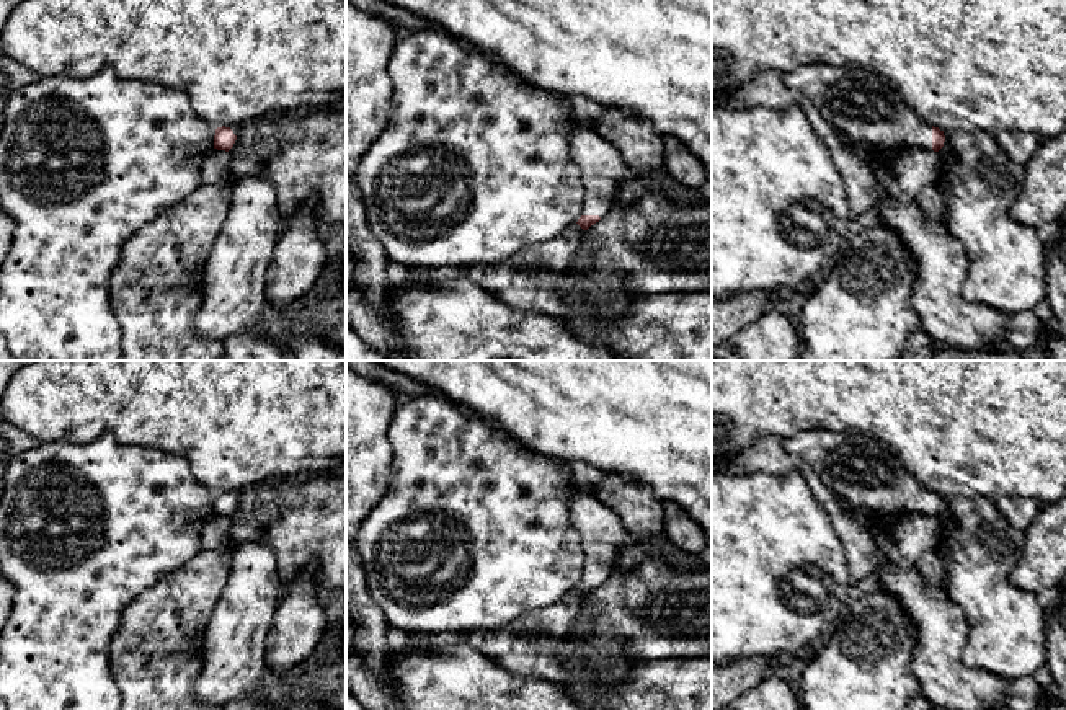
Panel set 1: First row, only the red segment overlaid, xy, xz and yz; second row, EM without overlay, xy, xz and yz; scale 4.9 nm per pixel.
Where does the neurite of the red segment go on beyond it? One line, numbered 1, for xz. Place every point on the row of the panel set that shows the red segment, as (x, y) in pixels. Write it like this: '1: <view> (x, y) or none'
1: xz (603, 168)

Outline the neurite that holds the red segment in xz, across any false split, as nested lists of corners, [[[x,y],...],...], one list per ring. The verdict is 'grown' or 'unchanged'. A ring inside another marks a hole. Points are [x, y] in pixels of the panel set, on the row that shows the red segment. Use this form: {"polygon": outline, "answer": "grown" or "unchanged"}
{"polygon": [[[573,118],[570,153],[581,173],[584,189],[583,212],[578,225],[588,230],[612,207],[617,189],[630,180],[651,183],[658,194],[677,204],[700,202],[712,194],[708,186],[684,186],[666,166],[650,173],[637,173],[620,152],[606,140],[596,126],[581,124]]], "answer": "grown"}

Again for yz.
{"polygon": [[[824,64],[795,67],[784,73],[788,88],[810,98],[821,116],[868,153],[898,147],[939,152],[944,131],[922,121],[896,85],[878,73]]], "answer": "grown"}

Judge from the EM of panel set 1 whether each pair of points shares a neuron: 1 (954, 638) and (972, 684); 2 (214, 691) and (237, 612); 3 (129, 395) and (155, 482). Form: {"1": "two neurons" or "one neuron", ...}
{"1": "one neuron", "2": "one neuron", "3": "two neurons"}

